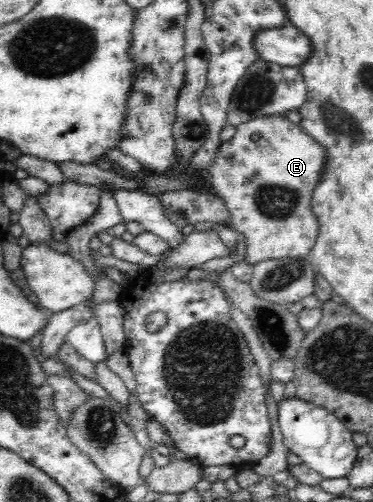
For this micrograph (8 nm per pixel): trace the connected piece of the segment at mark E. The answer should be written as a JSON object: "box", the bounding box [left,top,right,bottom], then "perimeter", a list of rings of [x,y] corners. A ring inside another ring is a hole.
{"box":[205,116,325,265],"perimeter":[[[267,116],[258,117],[251,121],[246,121],[236,126],[236,132],[233,137],[225,142],[221,142],[219,149],[213,159],[213,163],[210,165],[207,173],[205,174],[205,181],[208,182],[209,189],[213,194],[216,194],[226,203],[229,213],[232,217],[232,227],[239,233],[245,235],[244,241],[246,242],[246,249],[241,261],[247,262],[251,265],[261,263],[268,259],[279,259],[284,257],[292,258],[307,258],[311,248],[315,243],[315,237],[317,237],[317,218],[313,216],[313,210],[311,210],[311,193],[313,193],[313,187],[317,185],[319,177],[321,177],[321,165],[325,163],[325,150],[311,138],[311,136],[305,134],[299,124],[293,124],[287,117],[283,116]],[[253,133],[259,133],[261,136],[257,141],[253,140]]]}

